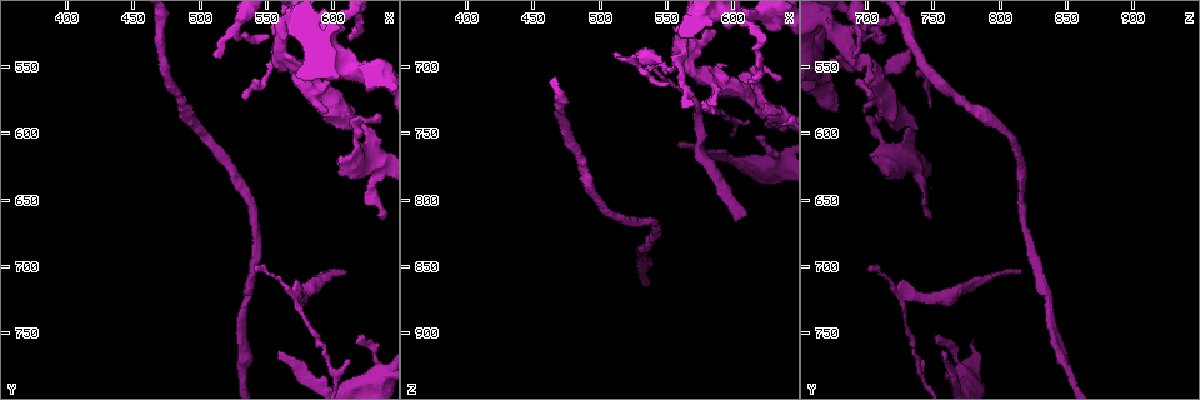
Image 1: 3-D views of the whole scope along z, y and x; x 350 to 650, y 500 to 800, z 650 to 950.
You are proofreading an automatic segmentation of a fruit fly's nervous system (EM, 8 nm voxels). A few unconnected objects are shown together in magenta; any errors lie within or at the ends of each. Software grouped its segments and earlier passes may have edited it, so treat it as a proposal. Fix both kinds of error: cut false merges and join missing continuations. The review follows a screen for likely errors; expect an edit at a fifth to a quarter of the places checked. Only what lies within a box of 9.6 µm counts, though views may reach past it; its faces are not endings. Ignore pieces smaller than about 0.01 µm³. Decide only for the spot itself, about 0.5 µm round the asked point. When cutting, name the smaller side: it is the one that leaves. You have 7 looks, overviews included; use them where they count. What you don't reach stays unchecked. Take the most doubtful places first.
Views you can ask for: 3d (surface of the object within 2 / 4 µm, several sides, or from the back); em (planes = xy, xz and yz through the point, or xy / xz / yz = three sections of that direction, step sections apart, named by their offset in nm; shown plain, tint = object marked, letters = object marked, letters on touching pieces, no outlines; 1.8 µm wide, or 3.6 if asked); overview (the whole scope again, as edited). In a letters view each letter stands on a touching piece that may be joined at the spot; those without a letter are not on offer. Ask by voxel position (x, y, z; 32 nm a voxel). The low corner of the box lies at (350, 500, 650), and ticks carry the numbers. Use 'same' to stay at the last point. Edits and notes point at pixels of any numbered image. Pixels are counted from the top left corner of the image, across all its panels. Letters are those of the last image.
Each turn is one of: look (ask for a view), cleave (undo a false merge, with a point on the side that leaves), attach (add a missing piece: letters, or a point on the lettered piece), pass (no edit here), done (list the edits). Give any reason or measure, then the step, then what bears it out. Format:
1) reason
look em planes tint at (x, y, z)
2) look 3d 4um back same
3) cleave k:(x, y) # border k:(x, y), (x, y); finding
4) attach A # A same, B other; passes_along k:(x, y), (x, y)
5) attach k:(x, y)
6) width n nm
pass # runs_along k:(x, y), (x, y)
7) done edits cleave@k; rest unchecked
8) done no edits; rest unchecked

long arm stops here
look em yz step 8 letters at (612, 532, 710)

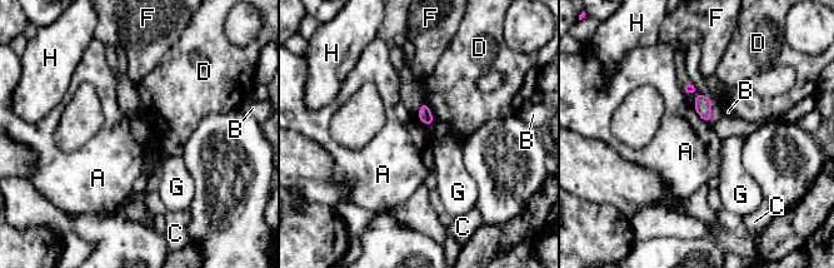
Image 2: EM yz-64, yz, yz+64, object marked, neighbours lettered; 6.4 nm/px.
cut it another way
look em planes letters same

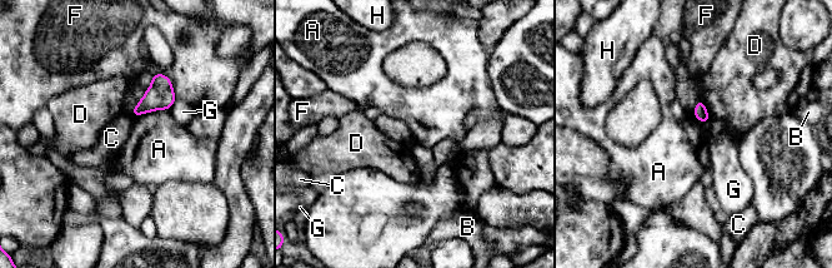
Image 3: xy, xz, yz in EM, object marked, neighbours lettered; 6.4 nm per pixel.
pass # A other, B other, C other, D other, F other, G other, H other; border 3:(169, 109), (154, 109), (134, 117); none of them fits

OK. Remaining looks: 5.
branch stops here
look 3d 4um at (608, 618, 704)

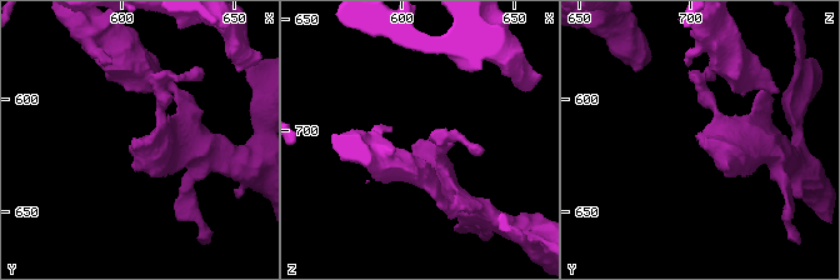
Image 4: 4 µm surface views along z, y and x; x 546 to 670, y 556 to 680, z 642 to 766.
need the tissue
look em yz step 16 letters at (608, 618, 704)

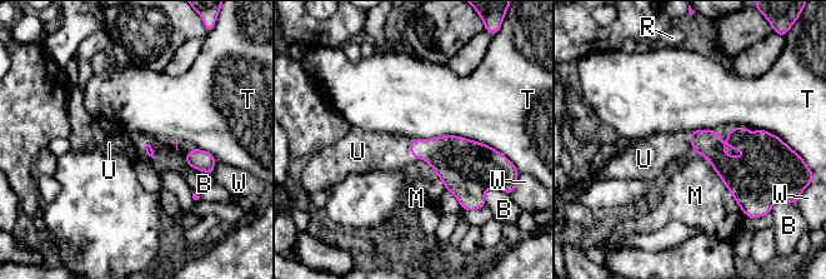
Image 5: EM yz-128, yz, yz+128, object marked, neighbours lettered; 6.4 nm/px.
attach 5:(371, 152) # B other, M other, R other, T other, U same, W other; passes_along 5:(447, 155), (410, 149), (371, 152); the neuron continues

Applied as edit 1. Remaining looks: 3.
tapers out
look 3d 4um at (612, 772, 742)

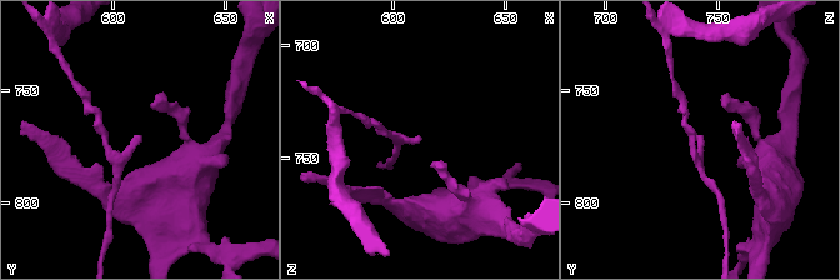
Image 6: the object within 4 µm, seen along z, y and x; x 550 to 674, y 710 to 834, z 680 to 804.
shape alone is not enough
look em planes letters at (612, 772, 742)

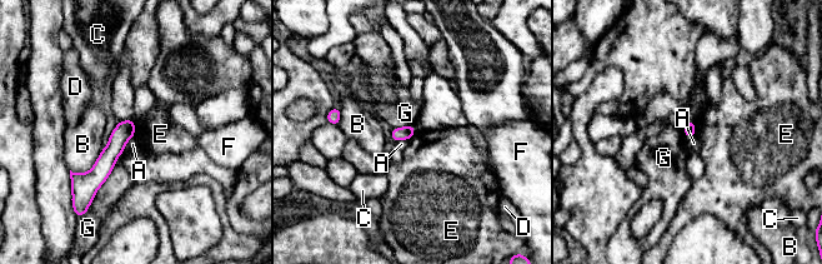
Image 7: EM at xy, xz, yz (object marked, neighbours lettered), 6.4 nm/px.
width 80 nm
pass # A other, B other, C other, D other, E other, F other, G other; runs_along 7:(130, 123), (105, 163), (75, 180); none of them fits

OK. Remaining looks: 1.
done edits attach@5; rest unchecked

